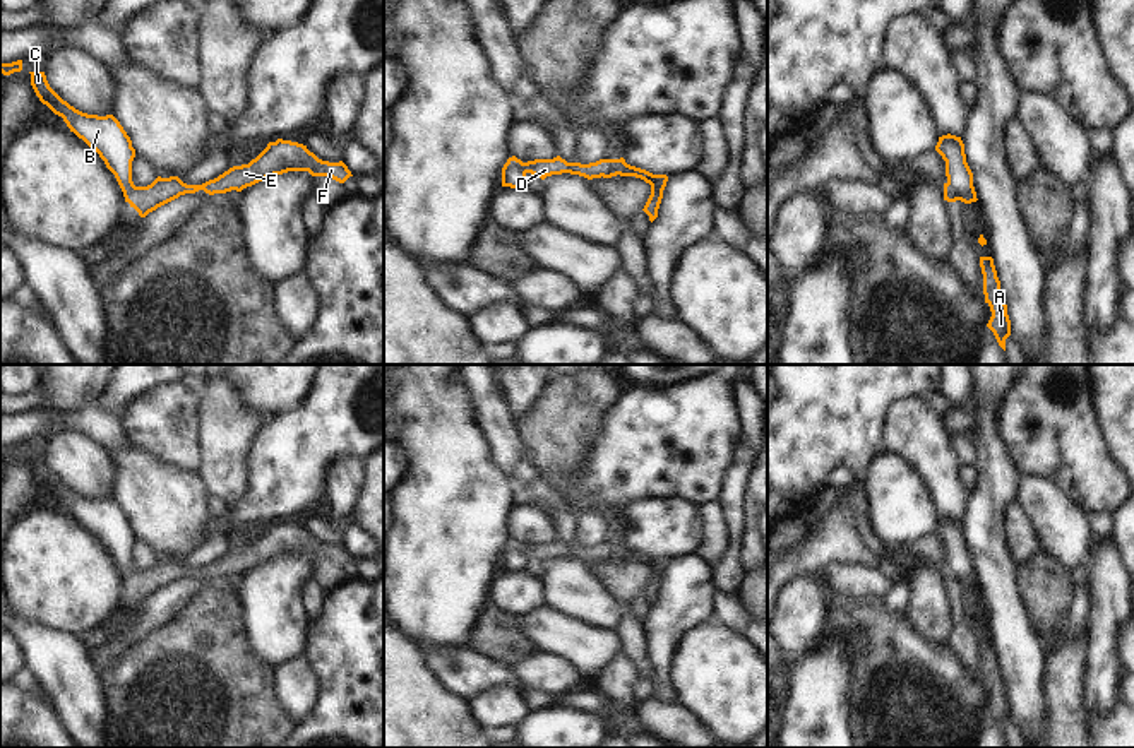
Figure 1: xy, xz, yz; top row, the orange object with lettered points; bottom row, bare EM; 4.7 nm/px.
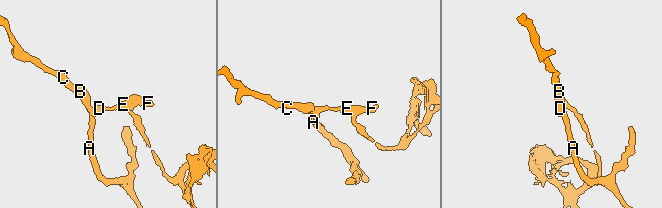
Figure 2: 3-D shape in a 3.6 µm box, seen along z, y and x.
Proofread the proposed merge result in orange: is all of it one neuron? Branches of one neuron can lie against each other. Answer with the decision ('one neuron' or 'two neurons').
two neurons

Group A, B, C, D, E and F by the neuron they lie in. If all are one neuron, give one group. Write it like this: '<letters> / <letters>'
A B C / D E F

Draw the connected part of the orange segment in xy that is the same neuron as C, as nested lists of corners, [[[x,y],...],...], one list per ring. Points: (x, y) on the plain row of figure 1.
[[[45,455],[29,457],[39,484],[62,500],[70,515],[99,537],[120,572],[134,570],[132,544],[135,532],[120,505],[113,498],[98,500],[75,493],[50,471]]]

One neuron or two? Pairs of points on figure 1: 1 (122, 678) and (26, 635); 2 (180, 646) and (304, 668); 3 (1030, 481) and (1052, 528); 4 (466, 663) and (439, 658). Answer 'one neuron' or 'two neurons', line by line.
1: two neurons
2: two neurons
3: one neuron
4: one neuron

